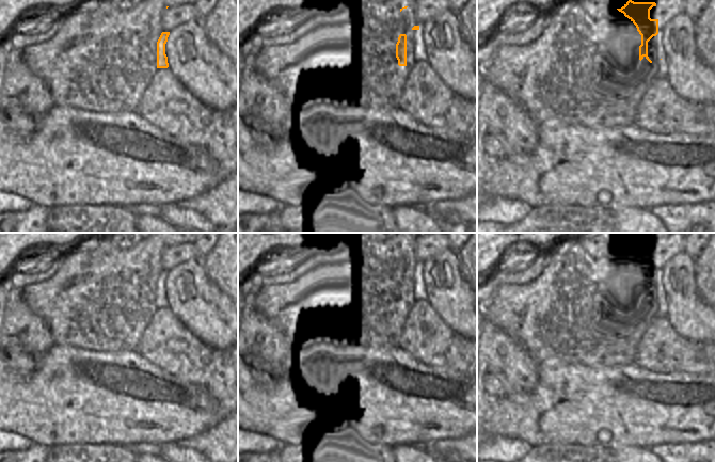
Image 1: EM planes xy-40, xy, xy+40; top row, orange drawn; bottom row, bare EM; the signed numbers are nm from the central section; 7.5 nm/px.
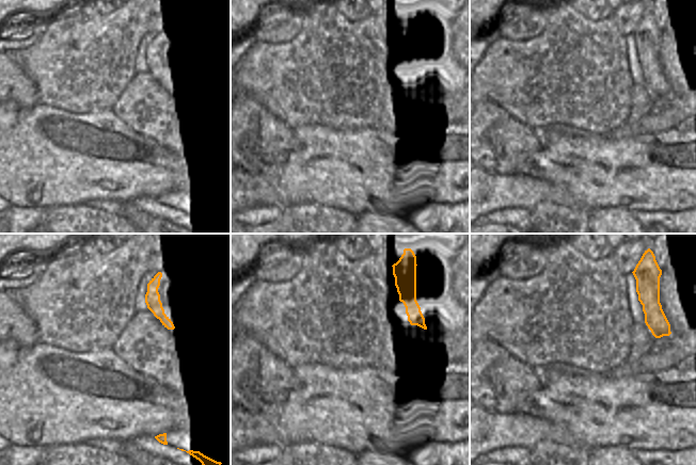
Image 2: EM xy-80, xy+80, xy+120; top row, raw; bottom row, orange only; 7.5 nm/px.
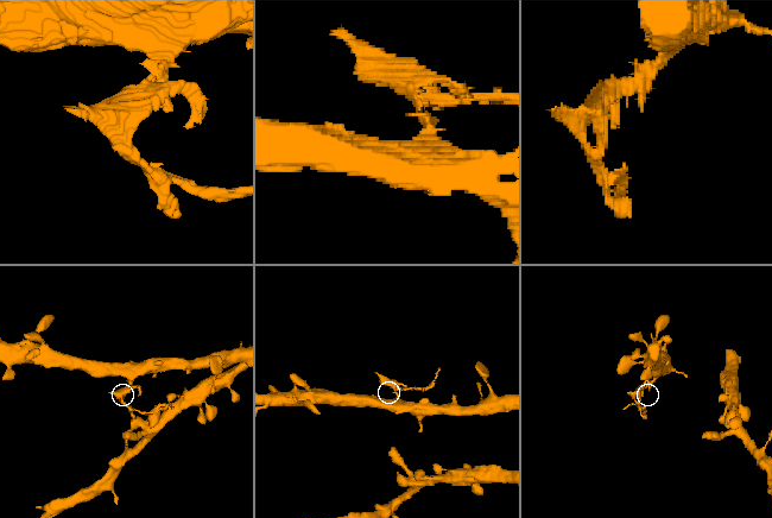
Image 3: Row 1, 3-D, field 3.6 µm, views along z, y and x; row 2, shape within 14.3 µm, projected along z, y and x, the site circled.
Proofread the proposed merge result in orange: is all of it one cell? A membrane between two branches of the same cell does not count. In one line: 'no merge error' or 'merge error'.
merge error

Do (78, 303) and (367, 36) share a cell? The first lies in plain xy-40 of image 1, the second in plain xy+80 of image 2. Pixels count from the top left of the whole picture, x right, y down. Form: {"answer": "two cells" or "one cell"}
{"answer": "one cell"}

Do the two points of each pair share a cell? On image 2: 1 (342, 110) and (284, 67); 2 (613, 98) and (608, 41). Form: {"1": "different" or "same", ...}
{"1": "same", "2": "same"}

